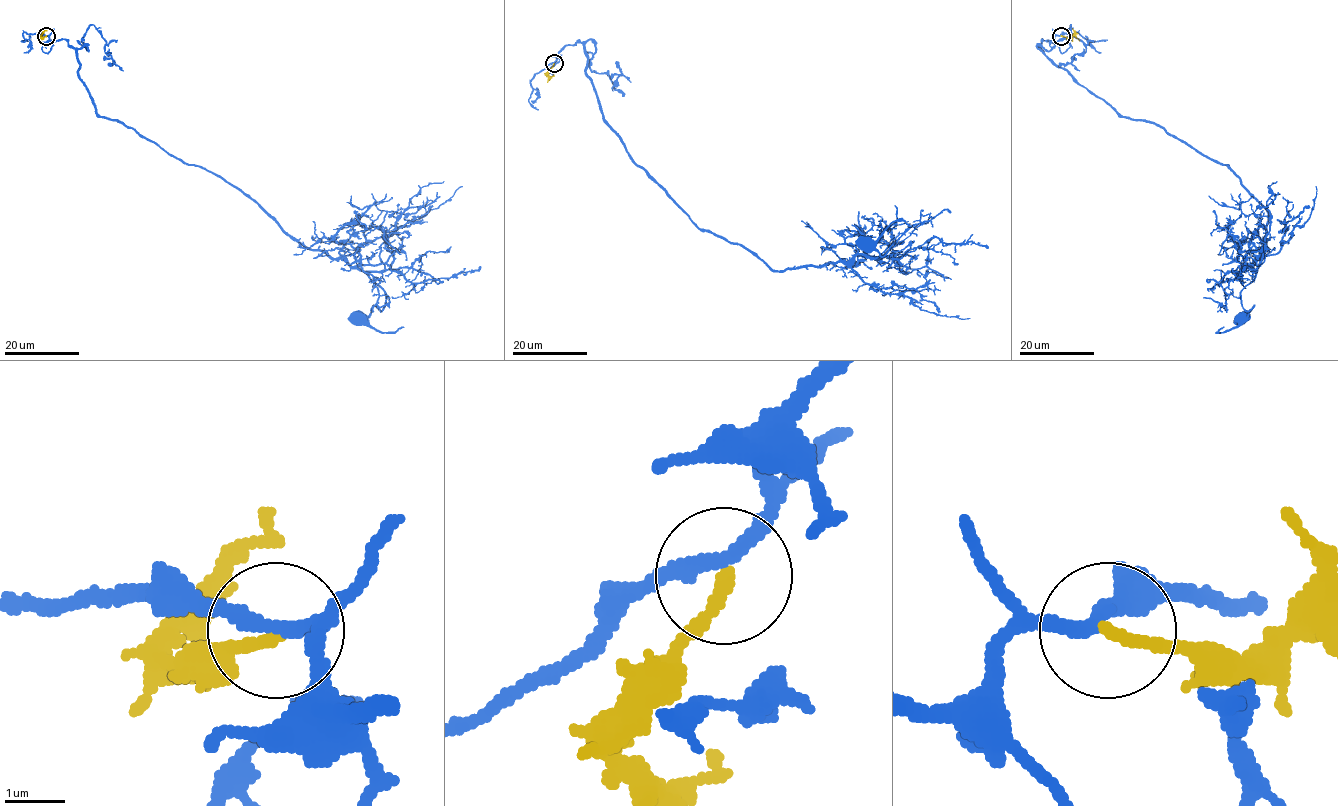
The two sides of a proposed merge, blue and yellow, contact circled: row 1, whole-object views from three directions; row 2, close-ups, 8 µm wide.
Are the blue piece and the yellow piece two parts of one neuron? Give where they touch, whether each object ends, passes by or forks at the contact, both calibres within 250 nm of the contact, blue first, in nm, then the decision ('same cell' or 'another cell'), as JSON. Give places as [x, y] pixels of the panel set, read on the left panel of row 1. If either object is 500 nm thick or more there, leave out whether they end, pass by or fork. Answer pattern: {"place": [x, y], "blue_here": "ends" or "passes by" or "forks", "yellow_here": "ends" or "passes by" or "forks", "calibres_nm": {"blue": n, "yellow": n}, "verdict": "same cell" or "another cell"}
{"place": [46, 36], "blue_here": "passes by", "yellow_here": "ends", "calibres_nm": {"blue": 220, "yellow": 200}, "verdict": "another cell"}

